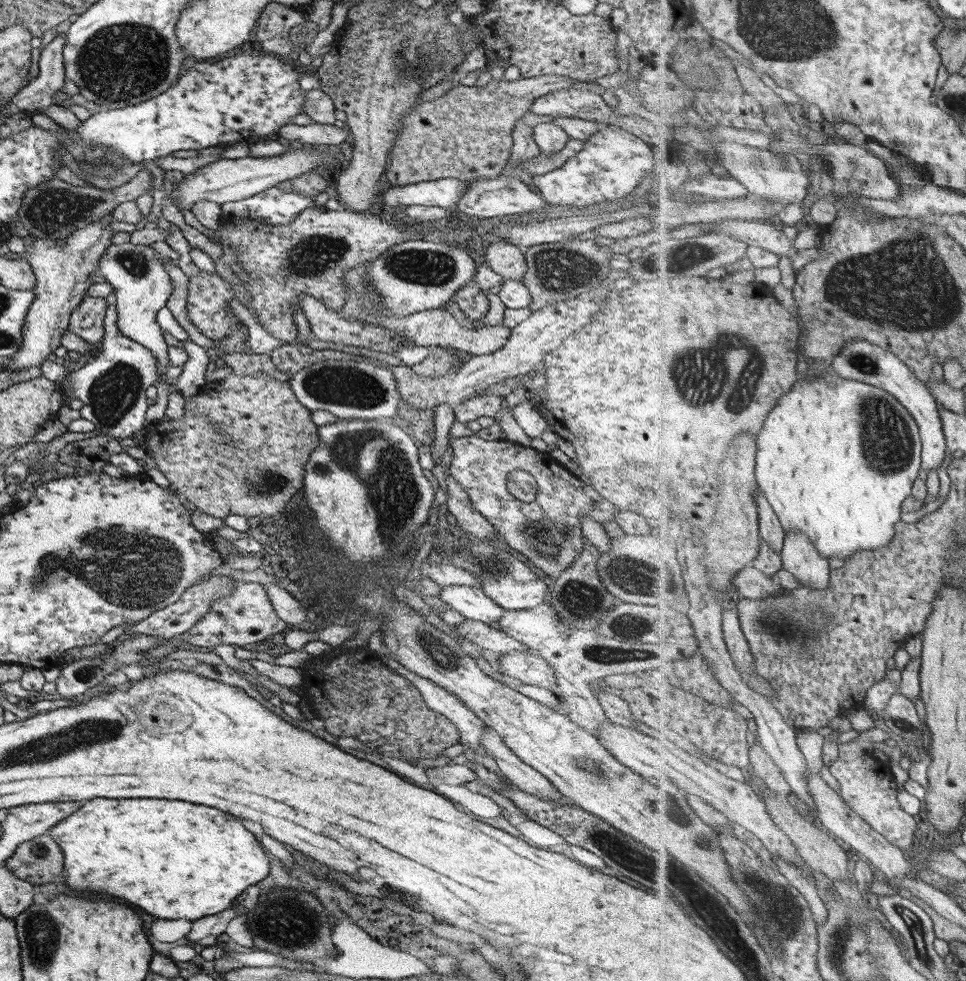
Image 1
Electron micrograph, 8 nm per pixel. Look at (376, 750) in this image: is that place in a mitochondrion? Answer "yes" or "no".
no

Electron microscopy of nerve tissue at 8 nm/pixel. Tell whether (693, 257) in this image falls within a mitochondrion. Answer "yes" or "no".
yes

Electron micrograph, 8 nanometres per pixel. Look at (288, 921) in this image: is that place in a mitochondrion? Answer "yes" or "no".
yes

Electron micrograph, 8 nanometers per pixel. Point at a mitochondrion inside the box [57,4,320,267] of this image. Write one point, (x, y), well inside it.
(124, 61)

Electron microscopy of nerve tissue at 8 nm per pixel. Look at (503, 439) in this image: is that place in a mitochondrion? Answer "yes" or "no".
no

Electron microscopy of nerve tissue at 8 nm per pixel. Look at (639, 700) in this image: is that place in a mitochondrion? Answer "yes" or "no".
no

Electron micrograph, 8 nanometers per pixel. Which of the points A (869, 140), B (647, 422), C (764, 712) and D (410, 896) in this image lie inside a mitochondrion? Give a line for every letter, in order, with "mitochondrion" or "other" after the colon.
A: other
B: other
C: other
D: mitochondrion

